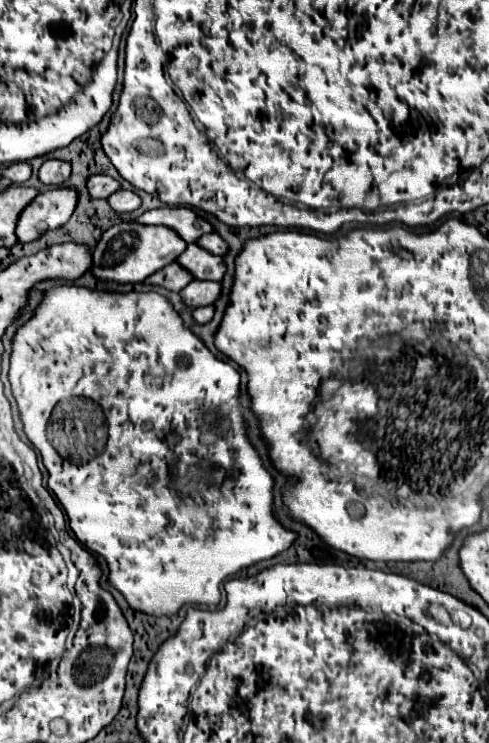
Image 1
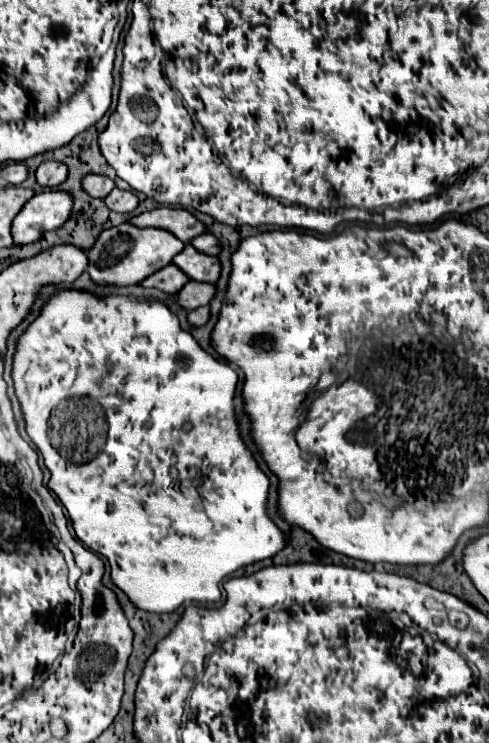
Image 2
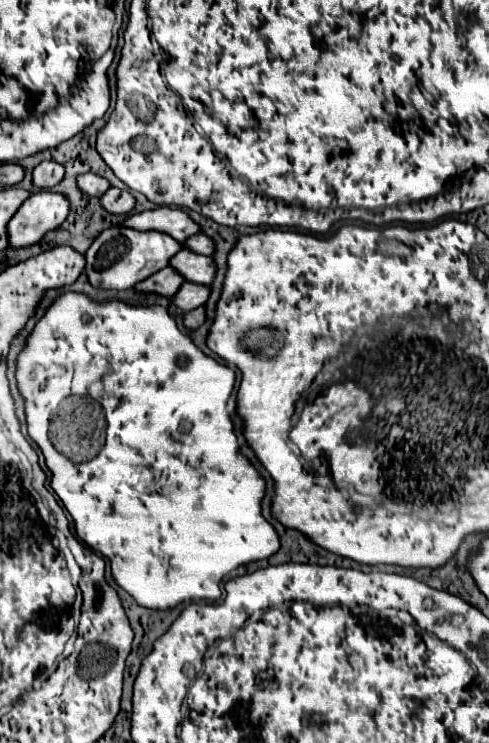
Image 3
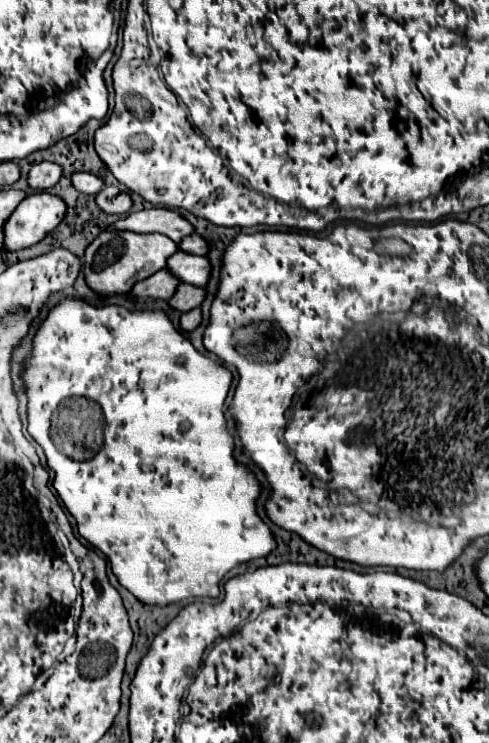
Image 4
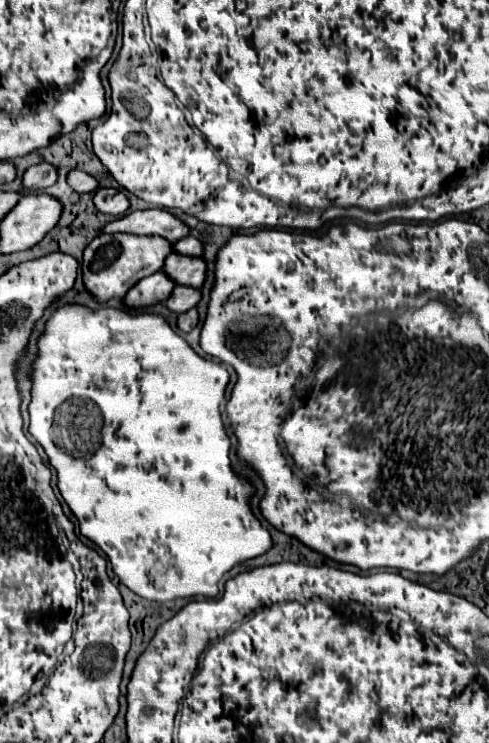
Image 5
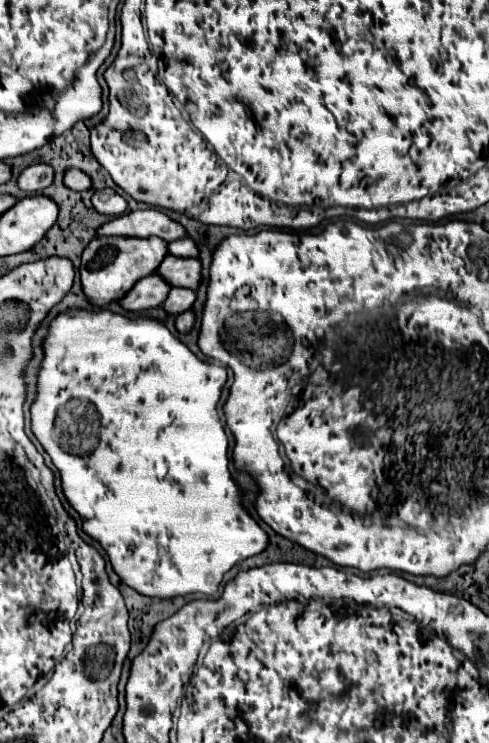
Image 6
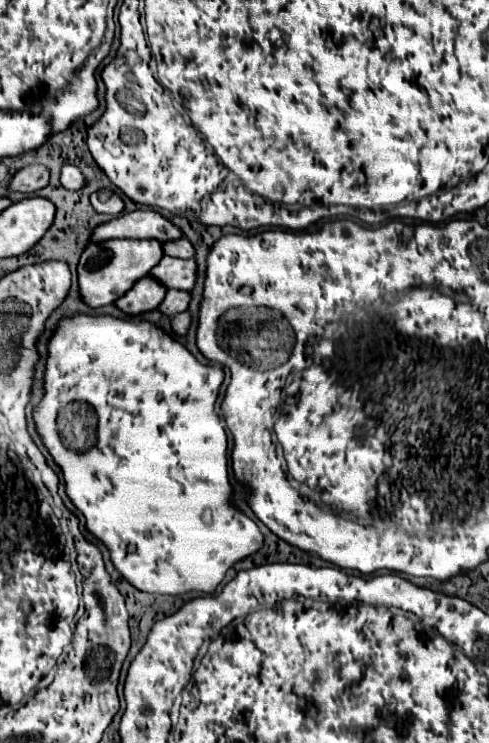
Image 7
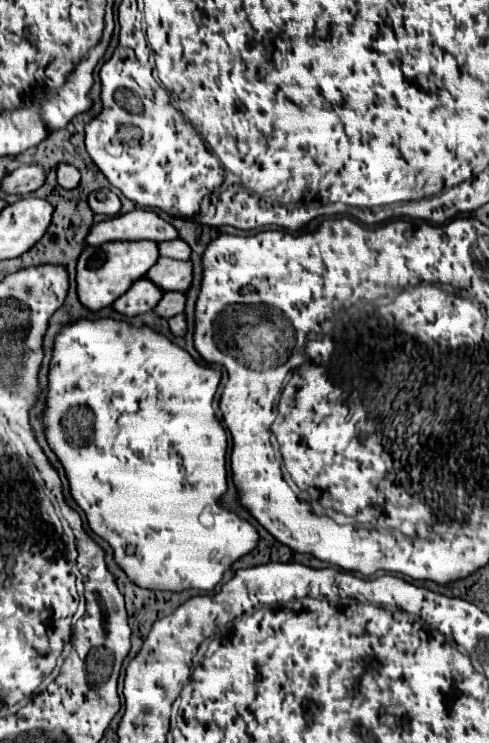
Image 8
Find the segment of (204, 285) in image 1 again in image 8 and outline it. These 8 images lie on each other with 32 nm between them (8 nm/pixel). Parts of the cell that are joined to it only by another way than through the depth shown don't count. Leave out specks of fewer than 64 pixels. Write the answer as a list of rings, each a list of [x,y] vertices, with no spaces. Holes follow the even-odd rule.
[[[166,292],[152,312],[158,314],[160,318],[172,318],[172,316],[176,316],[176,314],[180,314],[184,310],[184,302],[186,302],[184,294],[180,294],[180,292],[178,294],[176,292]]]

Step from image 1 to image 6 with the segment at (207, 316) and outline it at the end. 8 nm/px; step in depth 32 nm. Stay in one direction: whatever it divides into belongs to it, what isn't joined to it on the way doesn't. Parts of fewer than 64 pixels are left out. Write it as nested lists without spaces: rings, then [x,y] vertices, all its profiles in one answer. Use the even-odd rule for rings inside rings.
[[[186,310],[184,314],[178,314],[176,320],[174,320],[174,326],[180,334],[186,334],[192,328],[192,324],[194,324],[194,312],[192,310]]]

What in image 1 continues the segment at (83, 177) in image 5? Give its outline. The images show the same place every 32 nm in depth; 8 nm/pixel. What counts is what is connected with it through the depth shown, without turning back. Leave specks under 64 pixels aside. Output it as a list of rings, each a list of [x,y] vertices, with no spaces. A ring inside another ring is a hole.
[[[96,174],[96,176],[90,176],[86,180],[86,188],[88,188],[92,198],[106,198],[112,192],[120,190],[120,184],[114,178],[106,176],[106,174]]]

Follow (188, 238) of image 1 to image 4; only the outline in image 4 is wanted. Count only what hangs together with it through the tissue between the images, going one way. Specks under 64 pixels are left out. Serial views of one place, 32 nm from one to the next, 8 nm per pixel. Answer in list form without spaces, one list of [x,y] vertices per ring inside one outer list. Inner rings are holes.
[[[150,208],[132,212],[126,218],[116,220],[106,230],[130,230],[136,234],[164,234],[174,242],[180,242],[184,236],[192,234],[194,228],[188,220],[168,208]]]

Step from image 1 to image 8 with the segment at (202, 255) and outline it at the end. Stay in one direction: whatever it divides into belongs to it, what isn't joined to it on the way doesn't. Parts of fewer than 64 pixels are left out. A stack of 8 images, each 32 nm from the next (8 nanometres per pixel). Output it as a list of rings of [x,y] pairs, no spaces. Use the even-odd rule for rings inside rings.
[[[160,258],[146,274],[152,284],[164,292],[186,292],[192,282],[192,262]]]

